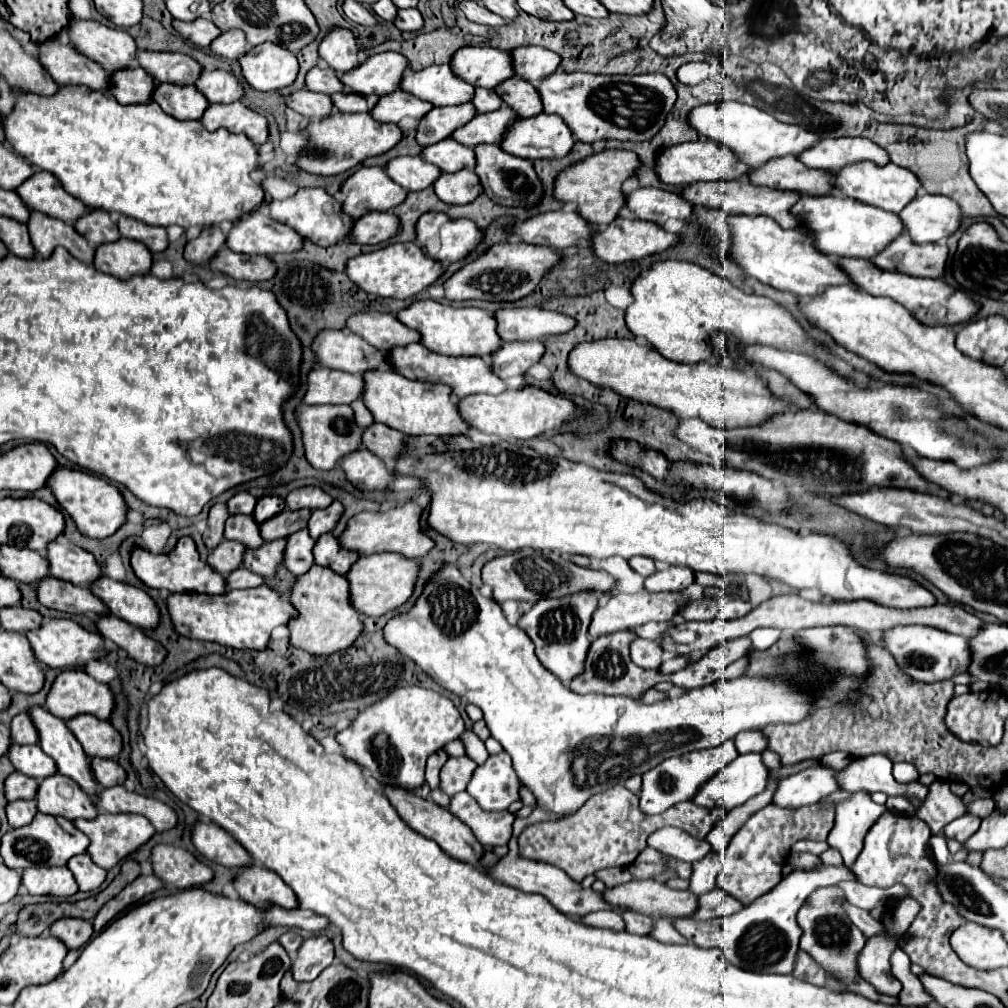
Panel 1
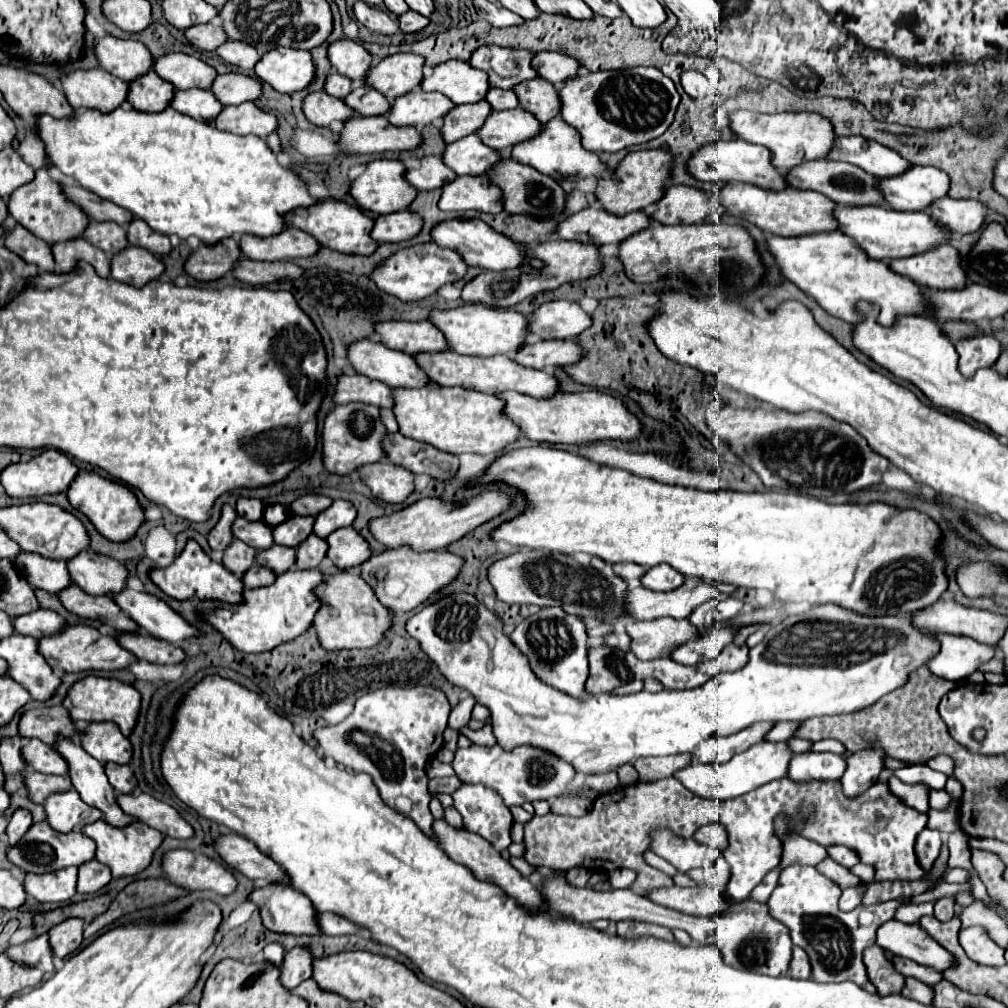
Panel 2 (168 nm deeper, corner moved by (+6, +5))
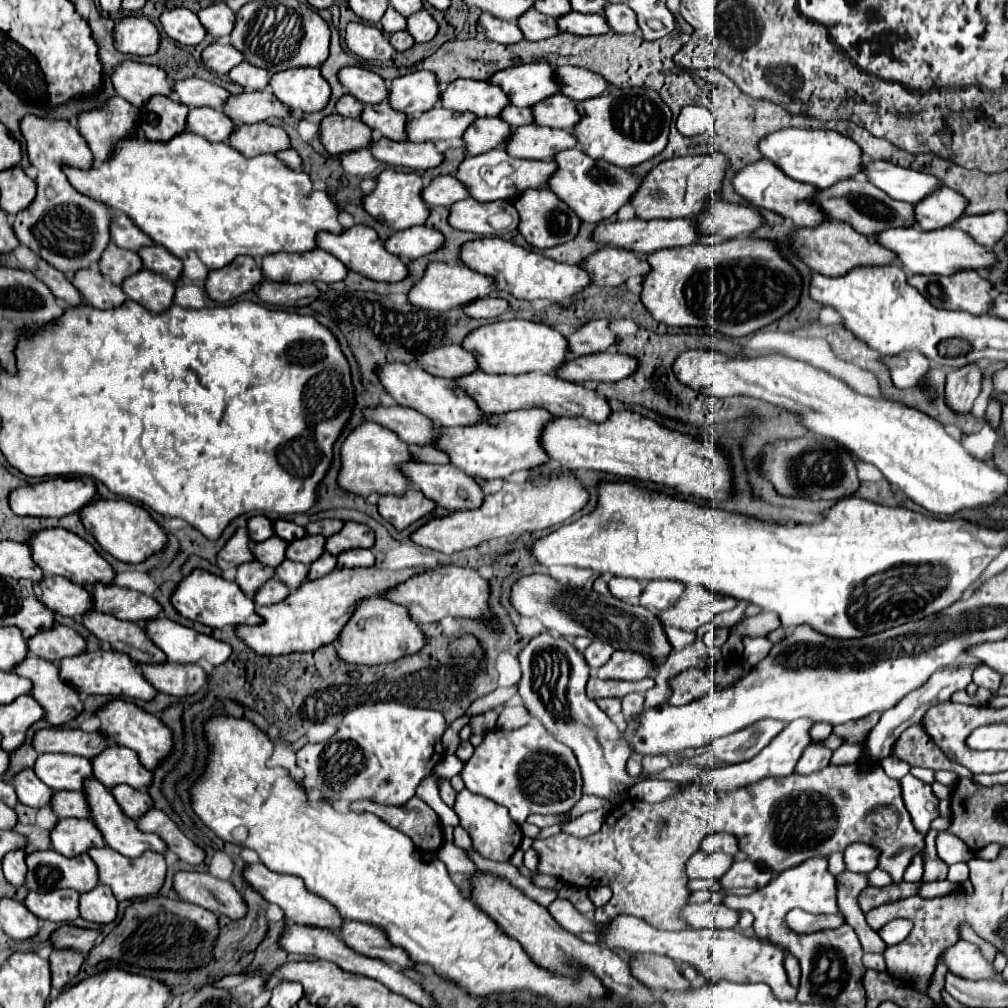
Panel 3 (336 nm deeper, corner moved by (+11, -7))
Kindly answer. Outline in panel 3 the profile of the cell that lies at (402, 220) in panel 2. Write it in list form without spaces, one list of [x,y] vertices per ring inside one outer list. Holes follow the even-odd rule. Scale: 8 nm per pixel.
[[[424,225],[398,231],[386,241],[386,249],[390,253],[406,259],[406,263],[410,263],[418,257],[430,255],[442,247],[444,247],[444,235],[440,231],[424,227]]]

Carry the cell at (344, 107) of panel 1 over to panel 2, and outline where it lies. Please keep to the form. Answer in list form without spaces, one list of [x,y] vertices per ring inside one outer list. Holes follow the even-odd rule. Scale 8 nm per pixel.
[[[365,85],[353,89],[343,99],[343,103],[347,103],[357,115],[385,115],[389,111],[387,99],[375,89],[369,89]]]

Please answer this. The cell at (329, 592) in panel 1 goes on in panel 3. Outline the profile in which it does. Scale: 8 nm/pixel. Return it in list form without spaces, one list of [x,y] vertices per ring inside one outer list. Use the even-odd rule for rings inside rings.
[[[372,597],[370,601],[362,601],[360,607],[356,607],[352,621],[348,621],[344,633],[340,633],[340,643],[342,645],[338,649],[338,655],[346,663],[382,665],[418,653],[428,643],[428,639],[404,605],[392,603],[384,597]]]

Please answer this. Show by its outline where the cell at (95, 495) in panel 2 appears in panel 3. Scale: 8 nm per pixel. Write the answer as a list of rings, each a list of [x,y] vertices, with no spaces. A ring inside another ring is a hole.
[[[100,499],[92,509],[84,509],[80,513],[84,527],[94,535],[98,545],[110,553],[114,559],[124,561],[124,563],[142,563],[146,557],[160,553],[166,547],[168,535],[166,531],[152,519],[152,515],[130,501],[112,501],[112,499]]]

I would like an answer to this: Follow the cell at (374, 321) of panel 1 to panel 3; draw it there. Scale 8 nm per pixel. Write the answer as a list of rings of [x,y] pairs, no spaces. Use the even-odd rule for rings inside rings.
[[[450,345],[444,349],[432,349],[432,351],[424,353],[418,359],[418,363],[422,365],[424,371],[438,375],[438,377],[450,377],[450,379],[470,375],[478,369],[476,355],[466,351],[460,345]]]

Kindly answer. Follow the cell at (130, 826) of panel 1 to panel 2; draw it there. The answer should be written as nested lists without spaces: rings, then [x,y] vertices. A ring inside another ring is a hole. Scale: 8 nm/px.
[[[99,819],[97,823],[85,825],[81,831],[97,843],[95,859],[99,863],[107,865],[111,869],[111,873],[113,873],[115,879],[123,877],[123,875],[135,875],[135,873],[143,871],[149,865],[153,851],[163,841],[163,835],[157,829],[153,829],[153,827],[149,827],[149,825],[141,823],[141,821],[133,821],[133,823],[125,825],[125,827],[115,827],[115,825],[105,823],[103,819]]]

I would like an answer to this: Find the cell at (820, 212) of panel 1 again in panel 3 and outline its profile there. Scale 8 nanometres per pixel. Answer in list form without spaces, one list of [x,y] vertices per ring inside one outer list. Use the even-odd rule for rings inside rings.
[[[896,227],[886,229],[878,235],[878,243],[892,249],[898,255],[898,261],[912,273],[920,275],[956,275],[966,269],[988,269],[996,263],[992,249],[978,245],[968,233],[958,227],[946,227],[936,231],[924,231],[916,227]]]

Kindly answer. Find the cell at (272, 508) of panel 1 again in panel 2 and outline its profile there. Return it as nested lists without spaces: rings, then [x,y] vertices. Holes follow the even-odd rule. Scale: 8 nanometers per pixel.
[[[279,503],[267,505],[267,507],[263,509],[263,521],[269,523],[271,527],[277,525],[277,523],[281,523],[281,521],[285,521],[285,517],[291,517],[291,515],[293,515],[291,509],[289,509],[287,505],[279,505]]]

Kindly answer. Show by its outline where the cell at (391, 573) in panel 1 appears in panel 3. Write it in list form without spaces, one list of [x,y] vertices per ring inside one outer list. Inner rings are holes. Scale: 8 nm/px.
[[[446,565],[446,567],[430,569],[428,573],[422,573],[420,577],[414,577],[412,581],[398,585],[396,589],[390,589],[388,593],[382,593],[382,597],[408,607],[414,621],[418,623],[438,623],[444,617],[464,617],[464,619],[484,623],[494,633],[502,631],[502,625],[494,619],[490,611],[490,603],[488,603],[490,581],[470,567]]]

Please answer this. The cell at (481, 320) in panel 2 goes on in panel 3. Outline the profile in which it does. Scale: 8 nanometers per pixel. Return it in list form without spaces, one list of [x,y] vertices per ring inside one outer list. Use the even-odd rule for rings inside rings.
[[[500,321],[492,325],[484,325],[468,335],[468,341],[462,345],[464,349],[476,353],[480,357],[480,369],[486,373],[504,373],[504,375],[520,375],[542,371],[546,375],[554,375],[562,363],[568,359],[568,341],[566,337],[544,323],[534,321]]]

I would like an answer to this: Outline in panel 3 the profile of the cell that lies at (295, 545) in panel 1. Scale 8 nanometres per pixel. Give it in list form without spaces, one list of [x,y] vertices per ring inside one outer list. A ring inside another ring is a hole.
[[[324,553],[324,557],[320,557],[320,561],[314,561],[310,565],[310,573],[308,573],[308,579],[320,579],[324,575],[328,575],[330,571],[336,569],[336,559],[334,555],[330,553]]]

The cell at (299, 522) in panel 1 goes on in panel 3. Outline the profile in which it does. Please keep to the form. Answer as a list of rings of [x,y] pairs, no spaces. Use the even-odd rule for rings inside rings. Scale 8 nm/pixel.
[[[306,535],[304,539],[292,541],[288,545],[288,559],[310,565],[324,553],[324,543],[326,543],[326,537],[320,537],[320,535]]]

